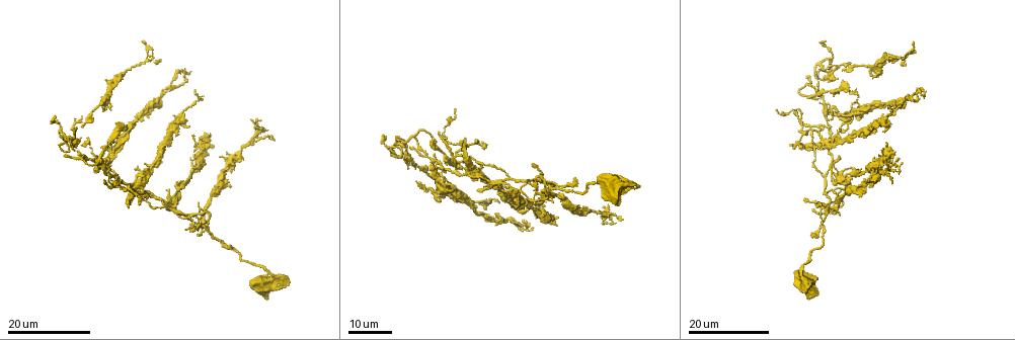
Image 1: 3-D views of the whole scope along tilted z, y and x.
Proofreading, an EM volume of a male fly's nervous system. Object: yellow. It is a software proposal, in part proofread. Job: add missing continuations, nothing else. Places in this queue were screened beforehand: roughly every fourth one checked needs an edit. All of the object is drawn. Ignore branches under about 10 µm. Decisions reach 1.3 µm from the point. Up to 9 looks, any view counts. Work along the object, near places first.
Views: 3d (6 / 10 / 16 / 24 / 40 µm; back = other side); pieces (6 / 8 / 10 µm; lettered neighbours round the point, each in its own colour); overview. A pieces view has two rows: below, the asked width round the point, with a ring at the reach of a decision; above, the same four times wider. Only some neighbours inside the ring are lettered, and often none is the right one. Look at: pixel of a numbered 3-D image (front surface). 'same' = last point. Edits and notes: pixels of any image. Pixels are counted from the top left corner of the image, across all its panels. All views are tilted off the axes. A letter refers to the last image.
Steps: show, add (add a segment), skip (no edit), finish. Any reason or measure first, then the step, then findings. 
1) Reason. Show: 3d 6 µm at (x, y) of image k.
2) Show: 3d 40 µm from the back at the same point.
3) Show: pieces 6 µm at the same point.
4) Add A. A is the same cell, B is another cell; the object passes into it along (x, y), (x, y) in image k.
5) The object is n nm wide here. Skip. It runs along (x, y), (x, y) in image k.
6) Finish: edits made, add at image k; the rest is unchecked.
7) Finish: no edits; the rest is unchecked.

An open end. Show: 3d 16 µm at (465, 139) of image 1.

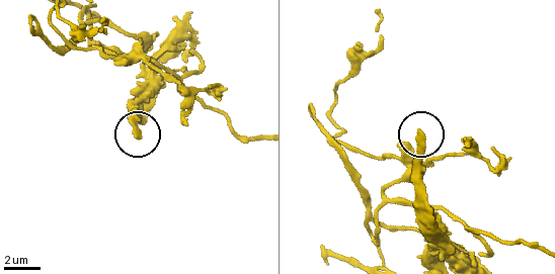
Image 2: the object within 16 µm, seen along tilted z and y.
Show: pieces 8 µm at (422, 133) of image 2.

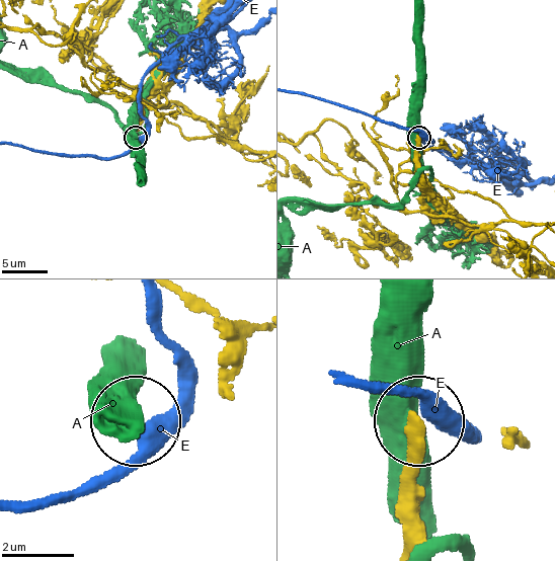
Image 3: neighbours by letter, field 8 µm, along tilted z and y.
The object is 360 nm wide here. Skip. A and E are other cells; it runs along (420, 539), (411, 473), (417, 426) in image 3; none of them fits.

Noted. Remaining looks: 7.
Free end. Show: 3d 16 µm at (440, 130) of image 1.

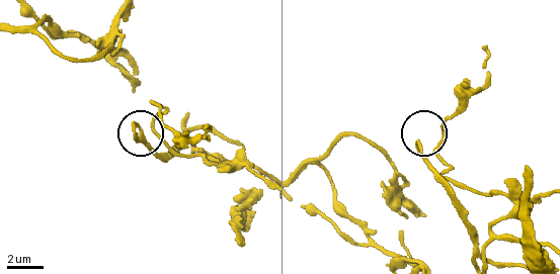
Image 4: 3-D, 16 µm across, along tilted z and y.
What lies round it. Show: pieces 10 µm at (416, 143) of image 4.

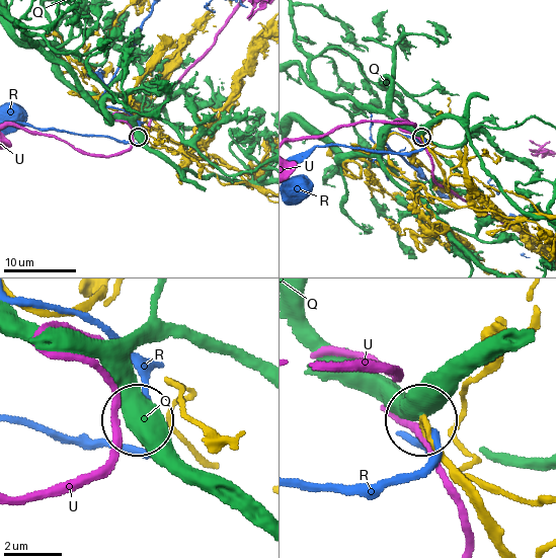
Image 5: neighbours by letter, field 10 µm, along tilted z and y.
Skip. Q, R and U are other cells; none of them fits.

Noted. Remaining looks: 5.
An open end. Show: 3d 24 µm at (66, 157) of image 1.

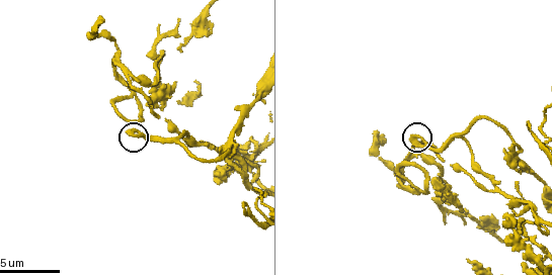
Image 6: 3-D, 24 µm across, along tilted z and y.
Show: pieces 10 µm at (129, 133) of image 6.

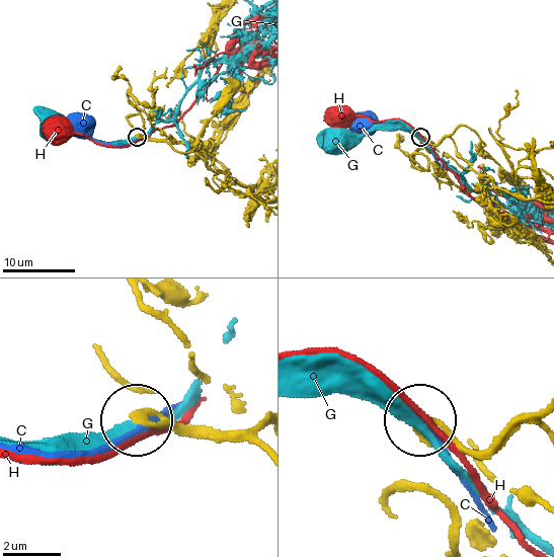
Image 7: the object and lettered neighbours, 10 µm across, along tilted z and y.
Skip. C, G and H are other cells; it runs along (521, 196), (474, 172), (450, 138), (431, 144), (421, 137) in image 7; no lettered segment goes on from it.

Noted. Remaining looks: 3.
An open end. Show: pieces 8 µm at (434, 181) of image 6.

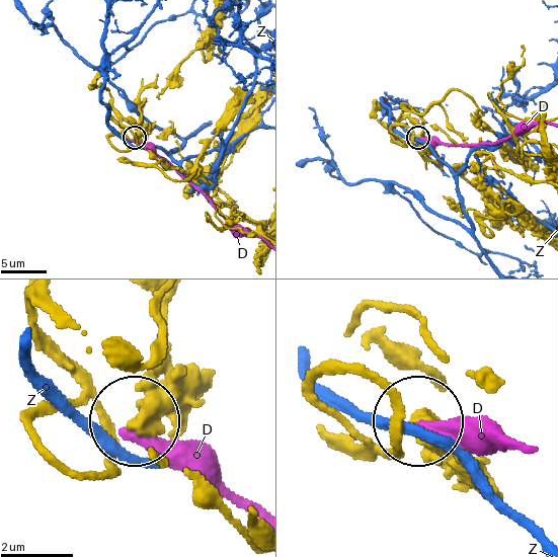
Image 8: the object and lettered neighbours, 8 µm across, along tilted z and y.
Skip. D and Z are other cells; none of them fits.

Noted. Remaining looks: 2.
Branch stops here. Show: 3d 16 µm at (486, 145) of image 1.

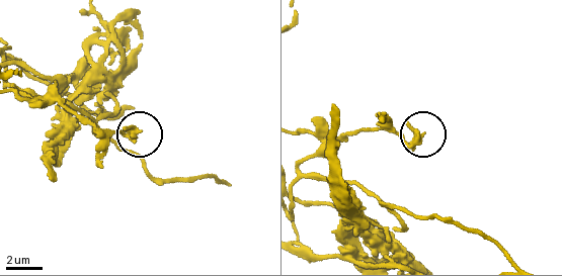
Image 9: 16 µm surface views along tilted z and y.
Show: pieces 10 µm at (137, 129) of image 9.

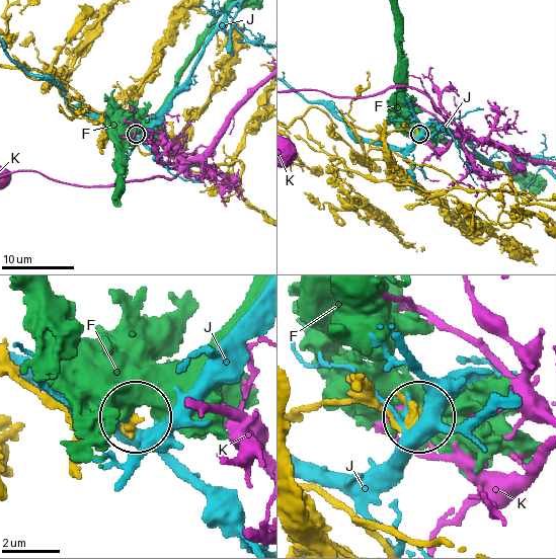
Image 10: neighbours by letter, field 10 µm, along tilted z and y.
Skip. F, J and K are other cells; no lettered segment goes on from it.

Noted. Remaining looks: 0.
Finish: no edits; the rest is unchecked.

